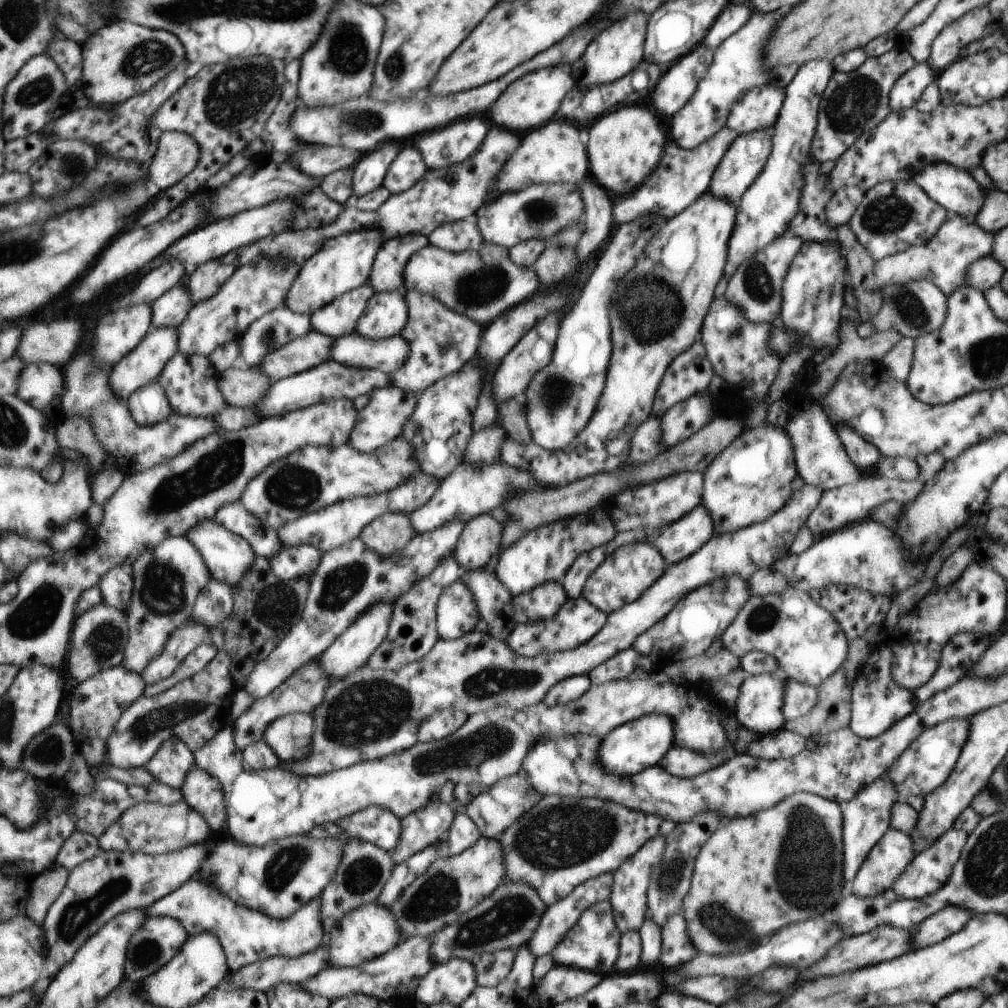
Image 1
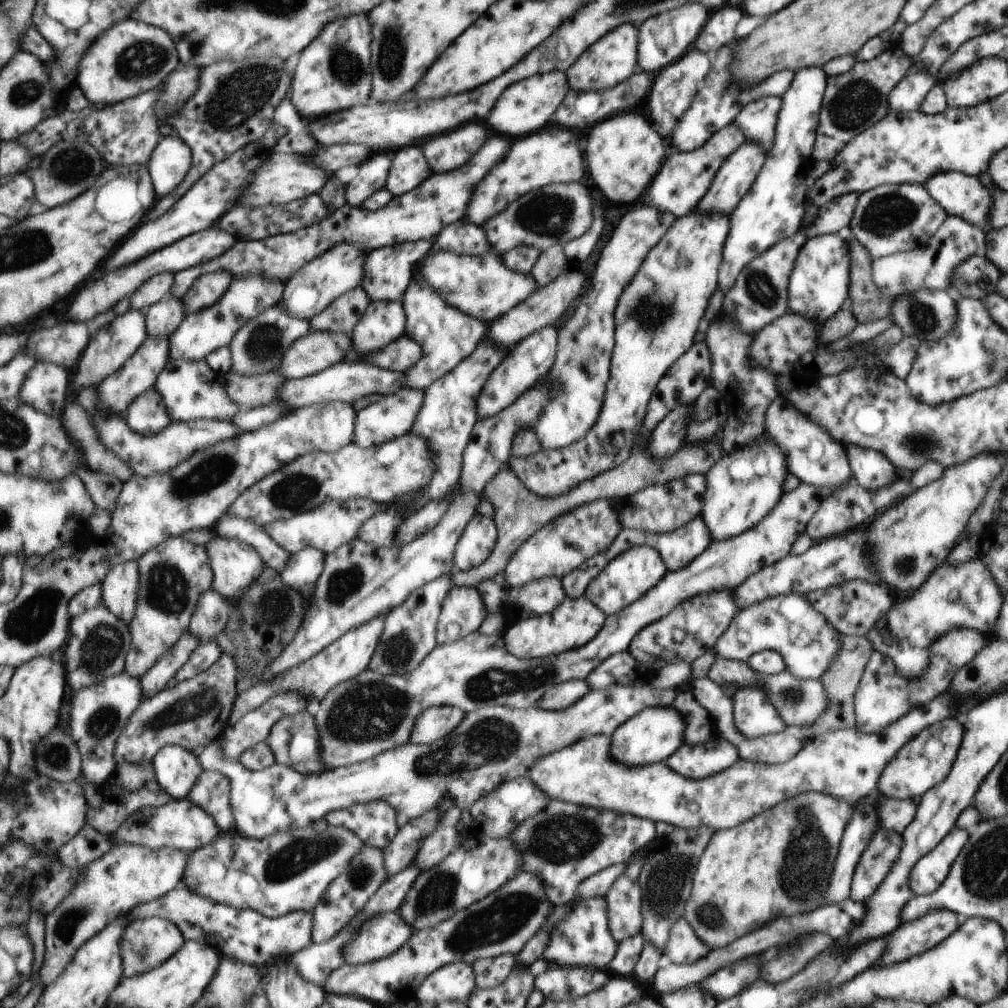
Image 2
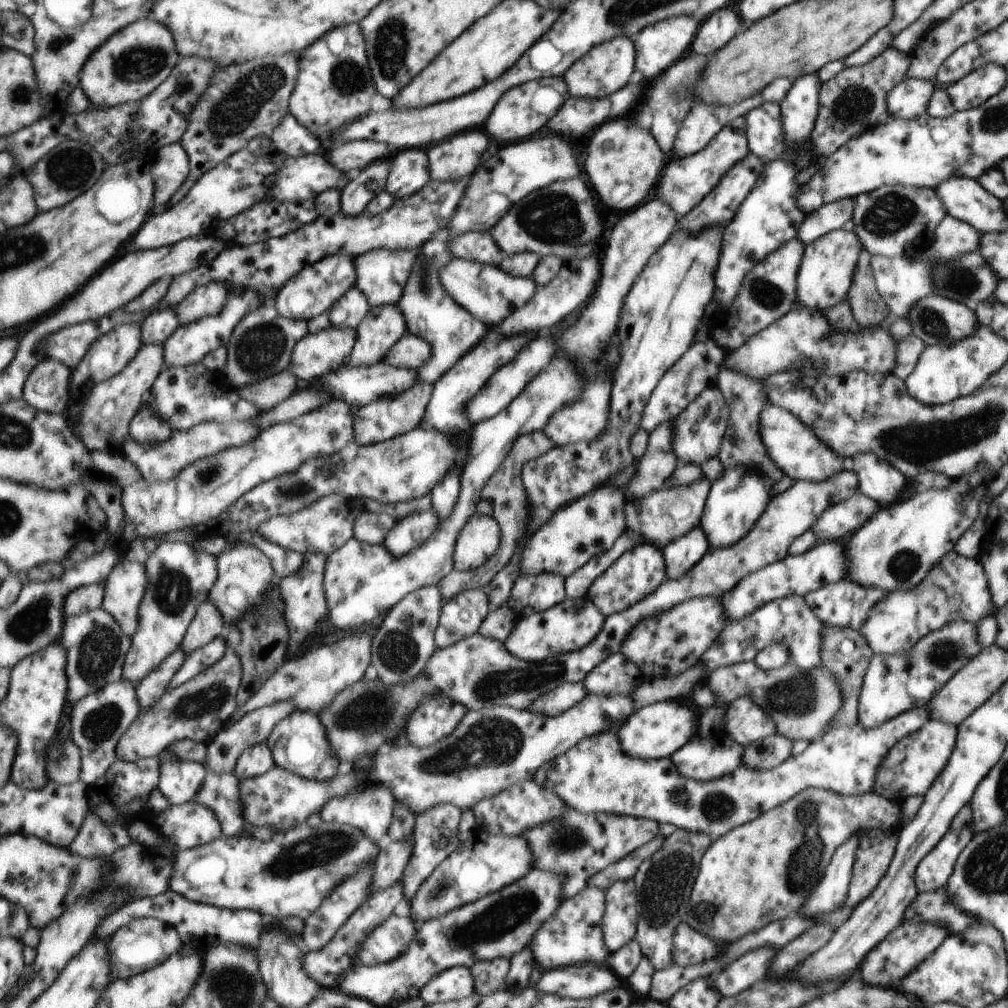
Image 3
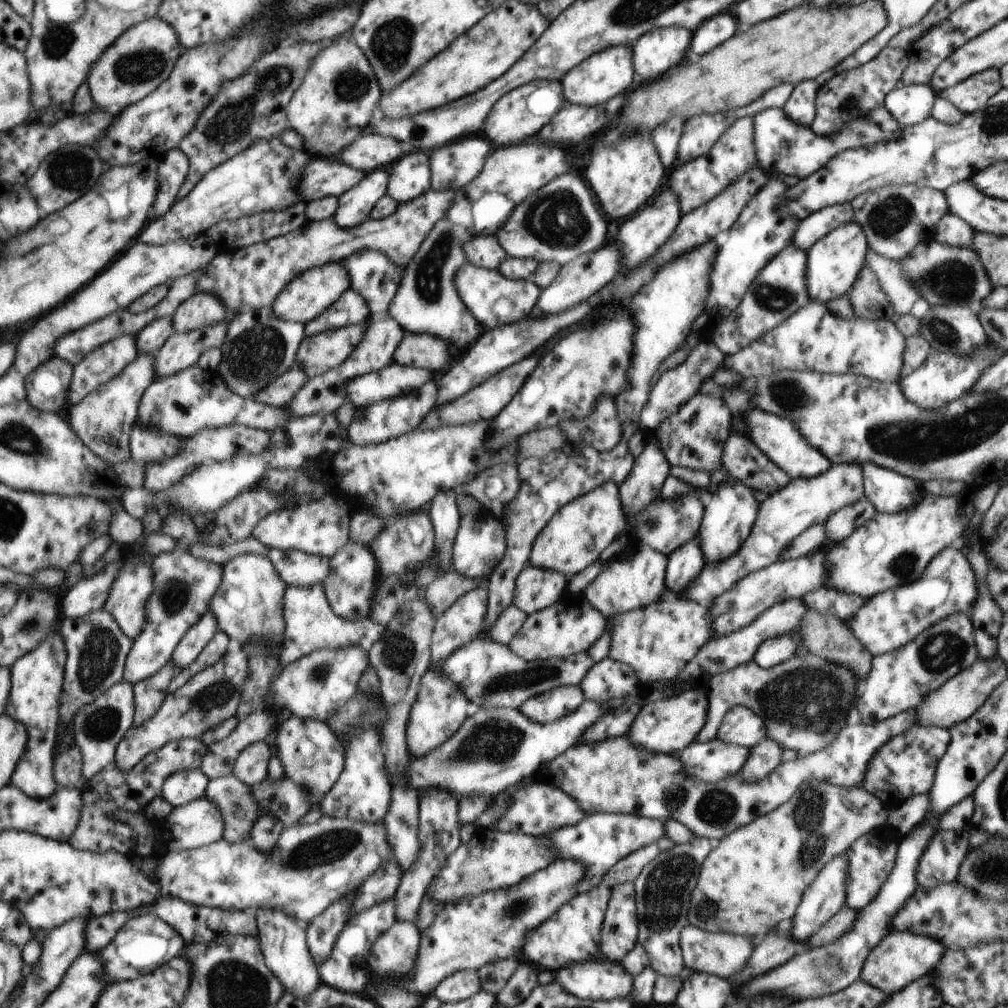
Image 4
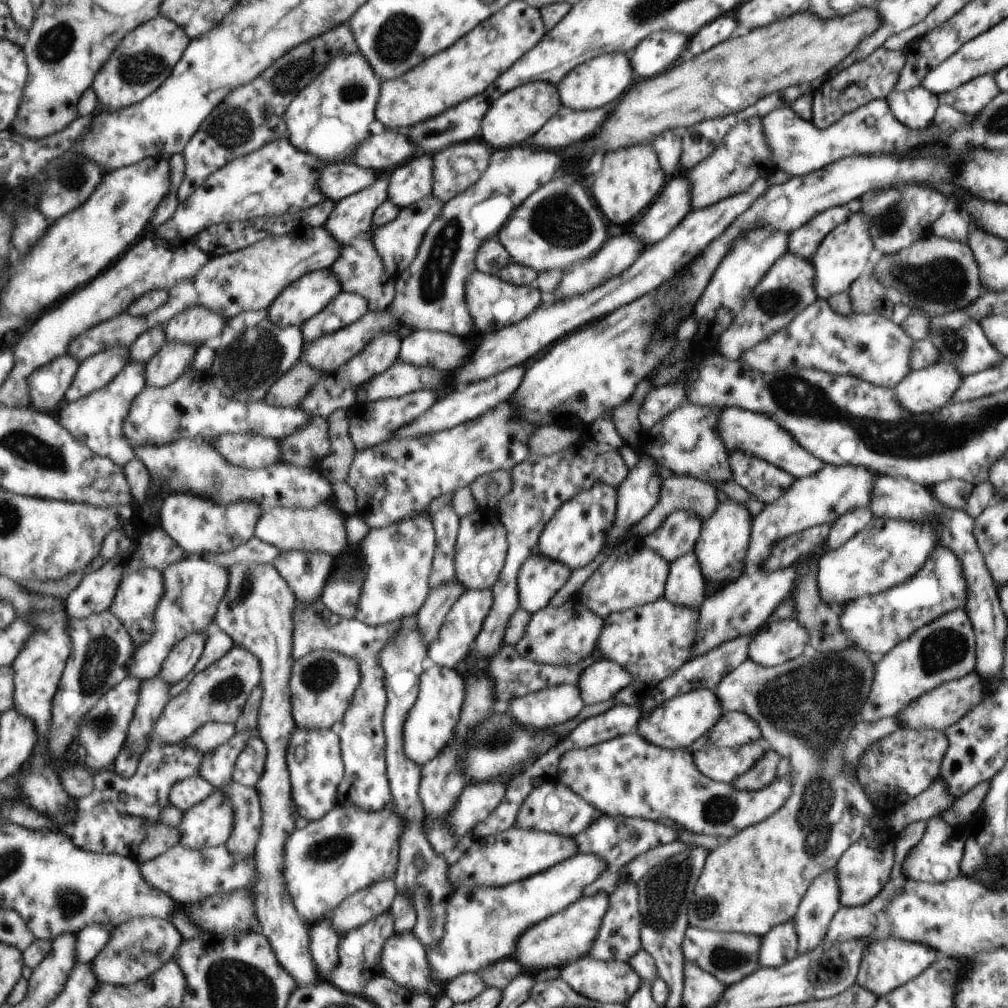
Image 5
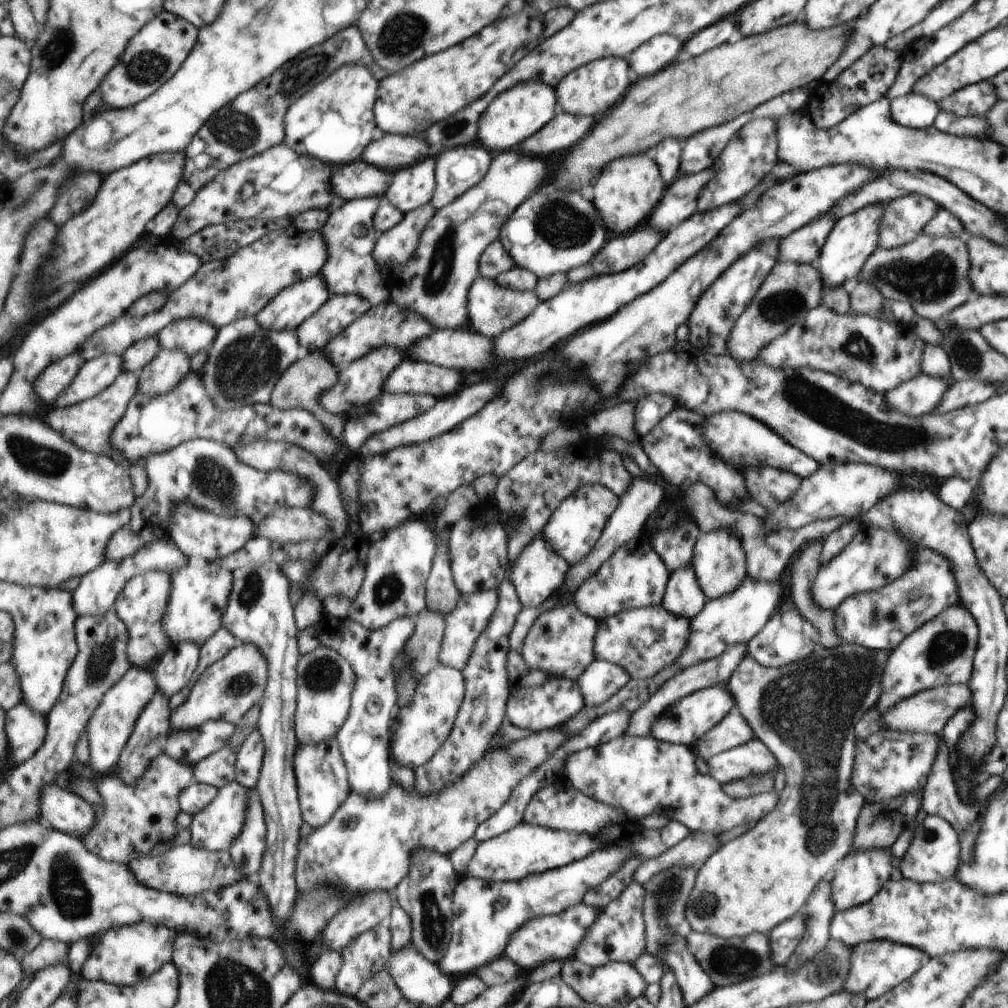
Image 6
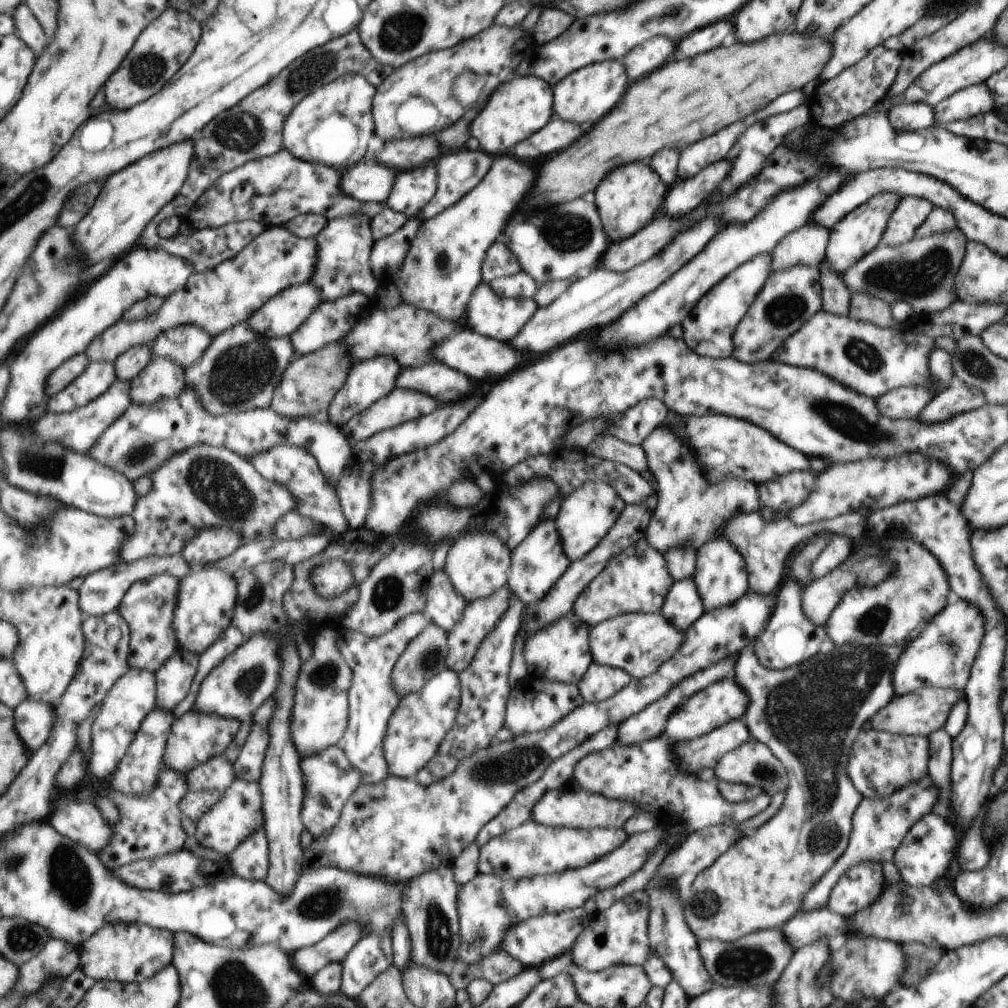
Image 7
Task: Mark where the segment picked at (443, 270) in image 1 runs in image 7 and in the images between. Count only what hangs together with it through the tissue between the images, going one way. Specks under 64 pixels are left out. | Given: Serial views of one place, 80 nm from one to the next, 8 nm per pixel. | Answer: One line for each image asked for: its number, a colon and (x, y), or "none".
2: (483, 287)
3: (488, 293)
4: (495, 300)
5: (493, 304)
6: (493, 309)
7: (491, 315)

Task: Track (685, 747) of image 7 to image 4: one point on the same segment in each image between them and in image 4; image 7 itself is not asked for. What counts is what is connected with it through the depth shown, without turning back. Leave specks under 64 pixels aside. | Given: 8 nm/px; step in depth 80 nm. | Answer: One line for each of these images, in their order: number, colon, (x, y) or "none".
4: (744, 727)
5: (734, 729)
6: (733, 730)

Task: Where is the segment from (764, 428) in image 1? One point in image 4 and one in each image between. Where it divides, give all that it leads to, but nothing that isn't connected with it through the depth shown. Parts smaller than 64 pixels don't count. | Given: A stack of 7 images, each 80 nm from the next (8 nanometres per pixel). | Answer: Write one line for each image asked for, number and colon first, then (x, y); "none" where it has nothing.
2: (743, 489)
3: (738, 500)
4: (731, 512)

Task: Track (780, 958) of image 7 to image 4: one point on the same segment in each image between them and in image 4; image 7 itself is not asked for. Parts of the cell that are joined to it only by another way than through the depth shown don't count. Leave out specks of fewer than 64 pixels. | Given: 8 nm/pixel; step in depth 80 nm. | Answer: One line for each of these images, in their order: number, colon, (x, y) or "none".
4: (724, 955)
5: (729, 957)
6: (728, 961)

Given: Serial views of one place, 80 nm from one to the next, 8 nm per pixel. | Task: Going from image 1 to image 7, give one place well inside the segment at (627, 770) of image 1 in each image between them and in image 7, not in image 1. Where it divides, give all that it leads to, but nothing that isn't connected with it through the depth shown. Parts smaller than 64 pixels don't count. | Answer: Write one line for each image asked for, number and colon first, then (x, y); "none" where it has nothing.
2: (655, 733)
3: (658, 730)
4: (667, 726)
5: (680, 722)
6: (687, 720)
7: (723, 701)

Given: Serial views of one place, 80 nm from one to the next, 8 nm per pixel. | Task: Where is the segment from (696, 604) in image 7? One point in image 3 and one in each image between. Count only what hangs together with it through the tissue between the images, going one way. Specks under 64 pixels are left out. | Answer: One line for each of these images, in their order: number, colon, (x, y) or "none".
3: (681, 556)
4: (684, 564)
5: (685, 585)
6: (683, 596)

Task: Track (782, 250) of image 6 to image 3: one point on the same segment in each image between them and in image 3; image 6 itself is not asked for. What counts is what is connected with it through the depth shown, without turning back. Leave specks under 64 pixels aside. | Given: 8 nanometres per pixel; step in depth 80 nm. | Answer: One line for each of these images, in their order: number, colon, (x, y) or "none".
3: (836, 215)
4: (811, 229)
5: (803, 242)

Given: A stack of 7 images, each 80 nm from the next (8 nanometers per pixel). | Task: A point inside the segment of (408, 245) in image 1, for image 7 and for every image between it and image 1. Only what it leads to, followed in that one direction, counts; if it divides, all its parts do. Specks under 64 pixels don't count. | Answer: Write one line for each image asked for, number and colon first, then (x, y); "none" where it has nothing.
2: (387, 273)
3: (380, 276)
4: (376, 278)
5: (360, 270)
6: (350, 234)
7: (344, 267)

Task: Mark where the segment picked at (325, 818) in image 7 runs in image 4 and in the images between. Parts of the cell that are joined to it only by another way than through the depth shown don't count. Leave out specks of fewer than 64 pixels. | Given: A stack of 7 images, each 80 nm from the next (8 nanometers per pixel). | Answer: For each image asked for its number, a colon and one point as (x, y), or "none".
4: (311, 754)
5: (315, 760)
6: (323, 778)

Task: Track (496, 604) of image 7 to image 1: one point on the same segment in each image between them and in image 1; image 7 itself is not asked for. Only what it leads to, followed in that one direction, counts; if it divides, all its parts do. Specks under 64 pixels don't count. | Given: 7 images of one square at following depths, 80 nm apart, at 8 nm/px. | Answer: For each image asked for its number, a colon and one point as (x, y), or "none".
1: (456, 612)
2: (462, 611)
3: (460, 617)
4: (463, 621)
5: (464, 620)
6: (462, 626)

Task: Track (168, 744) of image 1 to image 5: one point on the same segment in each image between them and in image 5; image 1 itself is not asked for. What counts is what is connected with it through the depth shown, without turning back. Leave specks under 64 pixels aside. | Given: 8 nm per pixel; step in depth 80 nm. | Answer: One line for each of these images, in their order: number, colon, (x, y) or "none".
2: (177, 769)
3: (180, 781)
4: (186, 786)
5: (186, 795)

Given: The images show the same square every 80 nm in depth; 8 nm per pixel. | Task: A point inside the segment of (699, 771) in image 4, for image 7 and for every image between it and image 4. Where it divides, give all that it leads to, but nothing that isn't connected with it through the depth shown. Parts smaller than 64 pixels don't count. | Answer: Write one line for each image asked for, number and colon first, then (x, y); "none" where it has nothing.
5: (720, 764)
6: (753, 759)
7: (751, 763)

